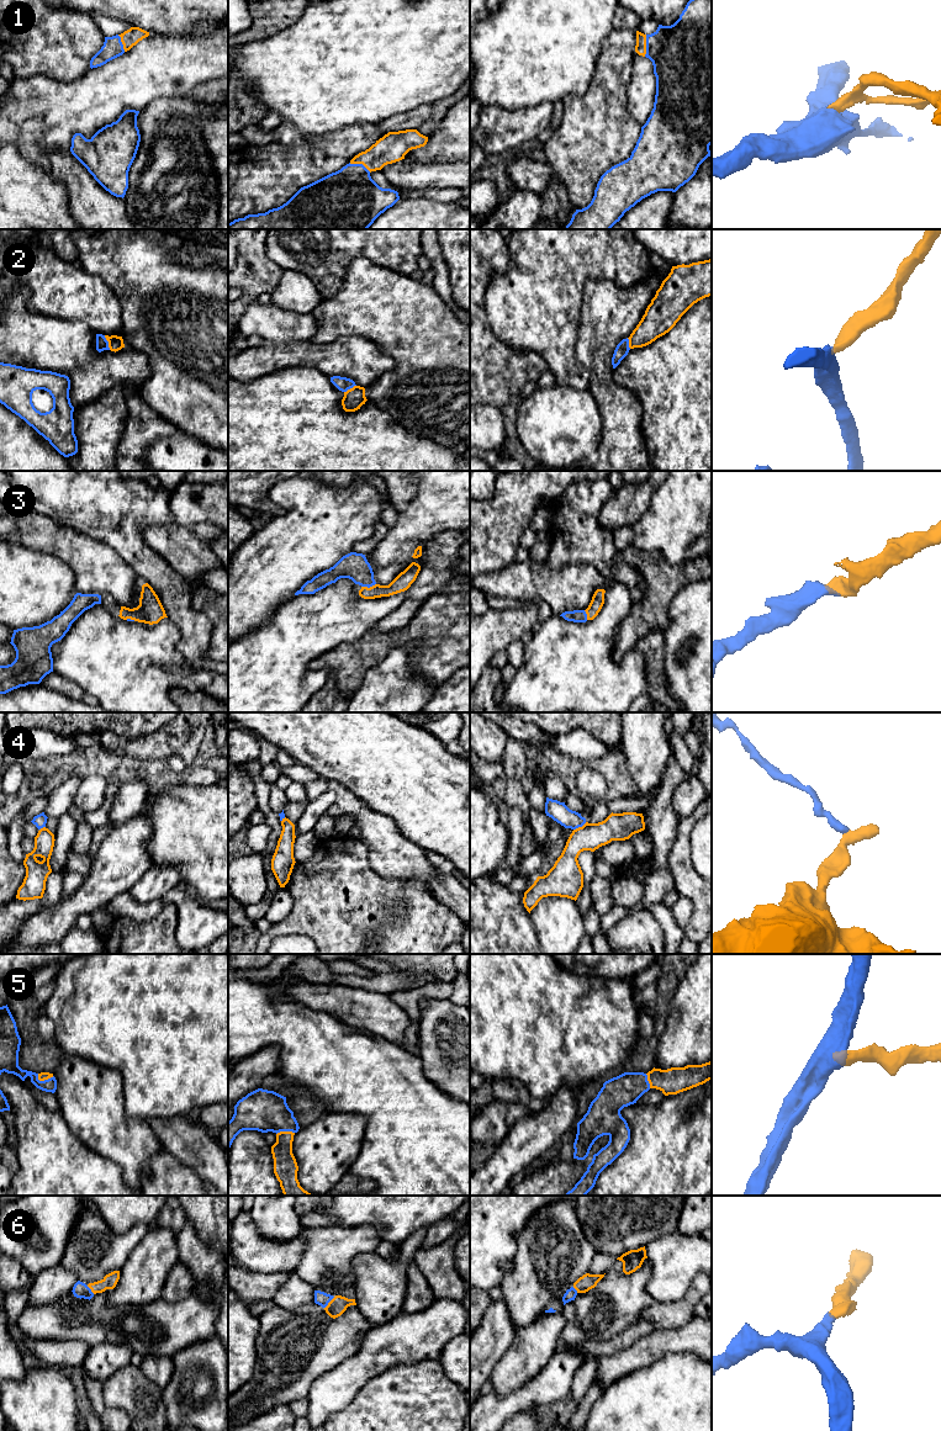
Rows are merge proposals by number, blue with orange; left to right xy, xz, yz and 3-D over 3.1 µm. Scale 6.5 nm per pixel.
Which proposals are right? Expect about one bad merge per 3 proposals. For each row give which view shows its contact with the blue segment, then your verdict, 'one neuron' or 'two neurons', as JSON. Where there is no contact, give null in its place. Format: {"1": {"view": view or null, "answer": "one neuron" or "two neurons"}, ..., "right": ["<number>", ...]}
{"1": {"view": "yz", "answer": "one neuron"}, "2": {"view": "xy", "answer": "one neuron"}, "3": {"view": "xz", "answer": "one neuron"}, "4": {"view": "yz", "answer": "two neurons"}, "5": {"view": "xy", "answer": "one neuron"}, "6": {"view": "xz", "answer": "one neuron"}, "right": ["1", "2", "3", "5", "6"]}

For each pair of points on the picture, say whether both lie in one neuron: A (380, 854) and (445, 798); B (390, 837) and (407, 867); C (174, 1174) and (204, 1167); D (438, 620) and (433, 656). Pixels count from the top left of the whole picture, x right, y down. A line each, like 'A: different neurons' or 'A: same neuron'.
A: different neurons
B: same neuron
C: different neurons
D: same neuron

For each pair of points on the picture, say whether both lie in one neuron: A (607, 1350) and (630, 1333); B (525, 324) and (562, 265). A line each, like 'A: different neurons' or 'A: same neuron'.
A: same neuron
B: same neuron

